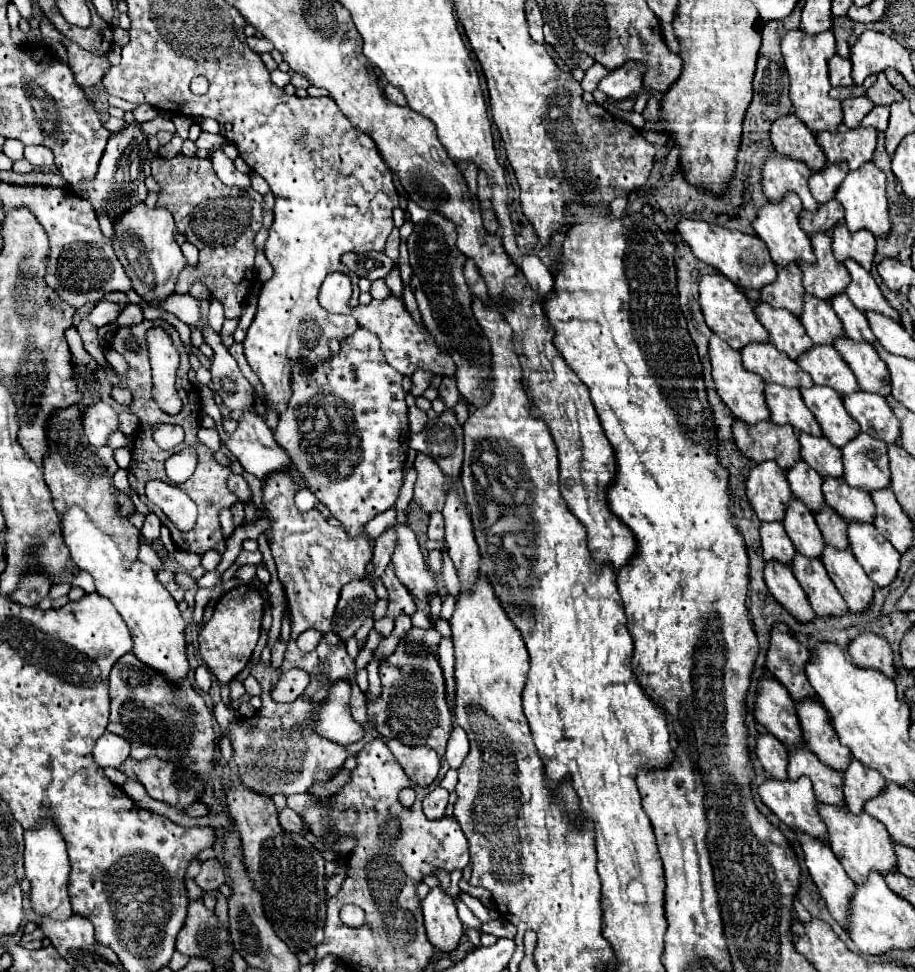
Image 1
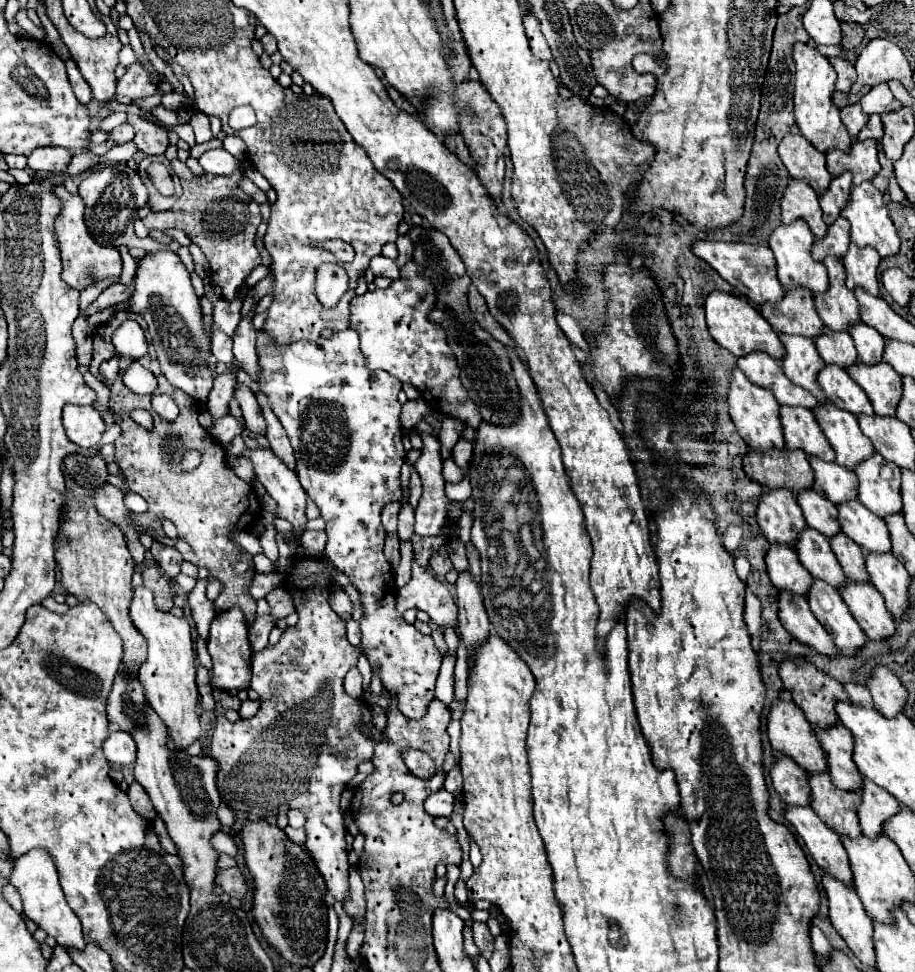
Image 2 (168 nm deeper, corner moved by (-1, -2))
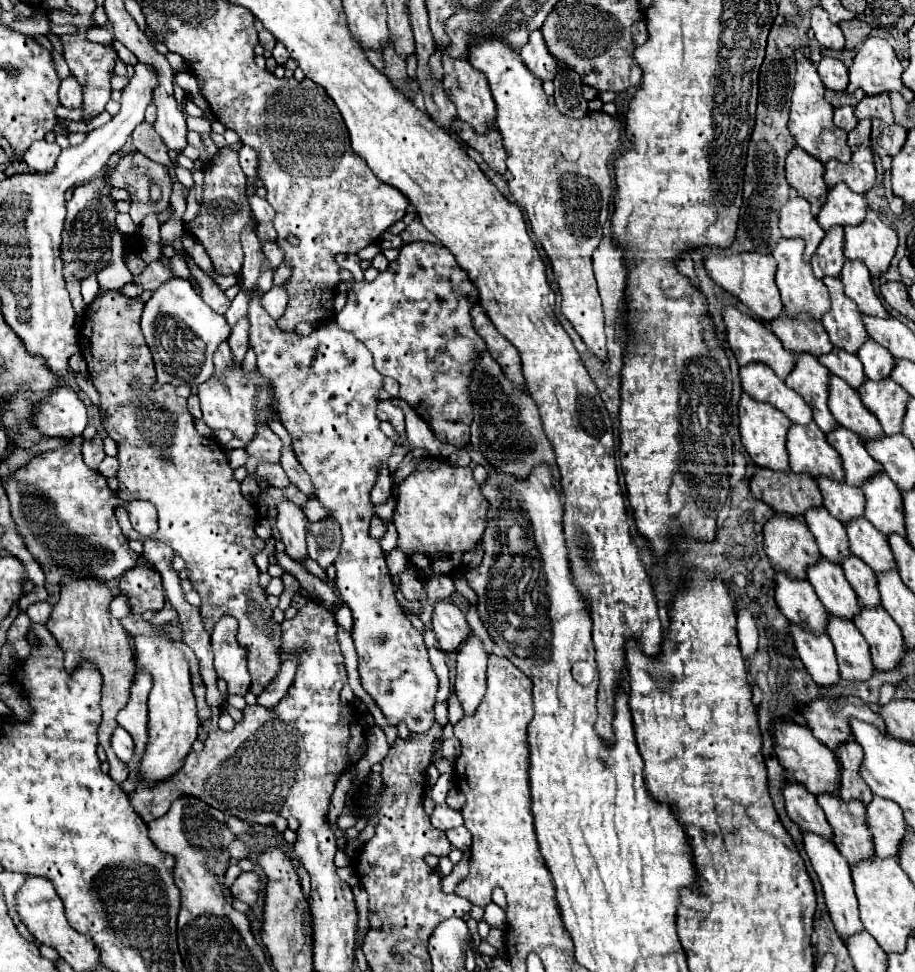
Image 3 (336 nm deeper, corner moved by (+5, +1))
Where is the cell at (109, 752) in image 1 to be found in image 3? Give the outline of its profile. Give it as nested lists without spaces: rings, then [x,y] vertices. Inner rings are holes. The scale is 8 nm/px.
[[[120,726],[112,734],[112,750],[126,764],[134,760],[134,742],[132,742],[130,734],[124,728],[120,728]]]

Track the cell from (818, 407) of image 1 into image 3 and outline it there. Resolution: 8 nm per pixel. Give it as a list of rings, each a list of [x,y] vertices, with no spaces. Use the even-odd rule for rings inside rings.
[[[838,426],[830,434],[826,434],[828,442],[838,450],[844,472],[846,472],[846,484],[850,486],[864,486],[874,474],[882,472],[882,466],[866,452],[862,440],[844,426]]]

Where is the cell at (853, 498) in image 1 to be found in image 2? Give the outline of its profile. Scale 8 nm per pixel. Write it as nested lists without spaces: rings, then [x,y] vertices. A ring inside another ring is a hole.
[[[844,501],[838,507],[838,521],[844,533],[866,551],[886,553],[890,551],[890,535],[882,517],[876,517],[870,509],[864,509],[860,501]]]

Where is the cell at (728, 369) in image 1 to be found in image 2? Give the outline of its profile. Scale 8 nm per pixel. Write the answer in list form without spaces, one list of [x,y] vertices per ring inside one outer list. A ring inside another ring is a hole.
[[[738,367],[732,369],[732,379],[728,387],[728,407],[730,407],[730,417],[736,425],[736,431],[752,449],[770,449],[770,447],[782,449],[784,447],[780,413],[778,413],[780,405],[776,397],[772,395],[772,391],[752,385],[752,381],[748,381]]]

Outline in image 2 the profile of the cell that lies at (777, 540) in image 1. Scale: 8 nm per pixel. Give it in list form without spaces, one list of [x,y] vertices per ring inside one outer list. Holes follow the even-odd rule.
[[[772,543],[766,553],[766,565],[770,581],[778,589],[792,591],[796,595],[806,595],[812,585],[812,575],[798,561],[796,551],[788,545]]]

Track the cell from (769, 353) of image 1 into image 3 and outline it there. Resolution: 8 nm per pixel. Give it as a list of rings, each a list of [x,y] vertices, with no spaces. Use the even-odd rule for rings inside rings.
[[[748,364],[740,368],[742,388],[758,402],[766,402],[784,412],[792,424],[812,422],[812,410],[800,394],[788,388],[766,364]]]

